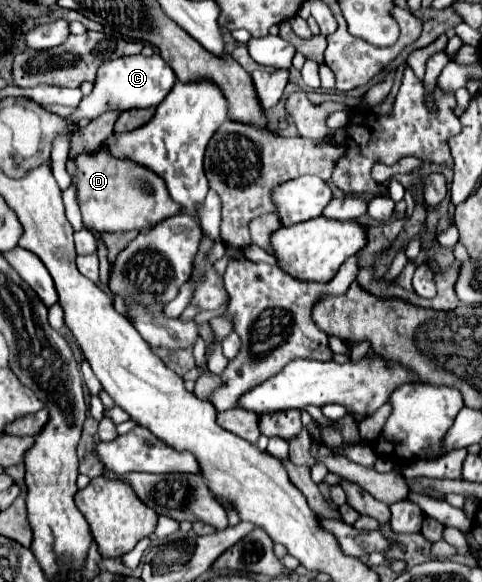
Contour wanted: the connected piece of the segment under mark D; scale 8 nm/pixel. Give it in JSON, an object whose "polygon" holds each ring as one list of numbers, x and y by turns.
{"polygon":[[99,145,95,151,85,151,75,157,77,173,73,185,77,187,77,201,83,215,83,225,95,231,133,231,157,225,159,221,177,215,181,209,171,199,165,181,149,167,129,159,117,159,107,151,107,145]]}

